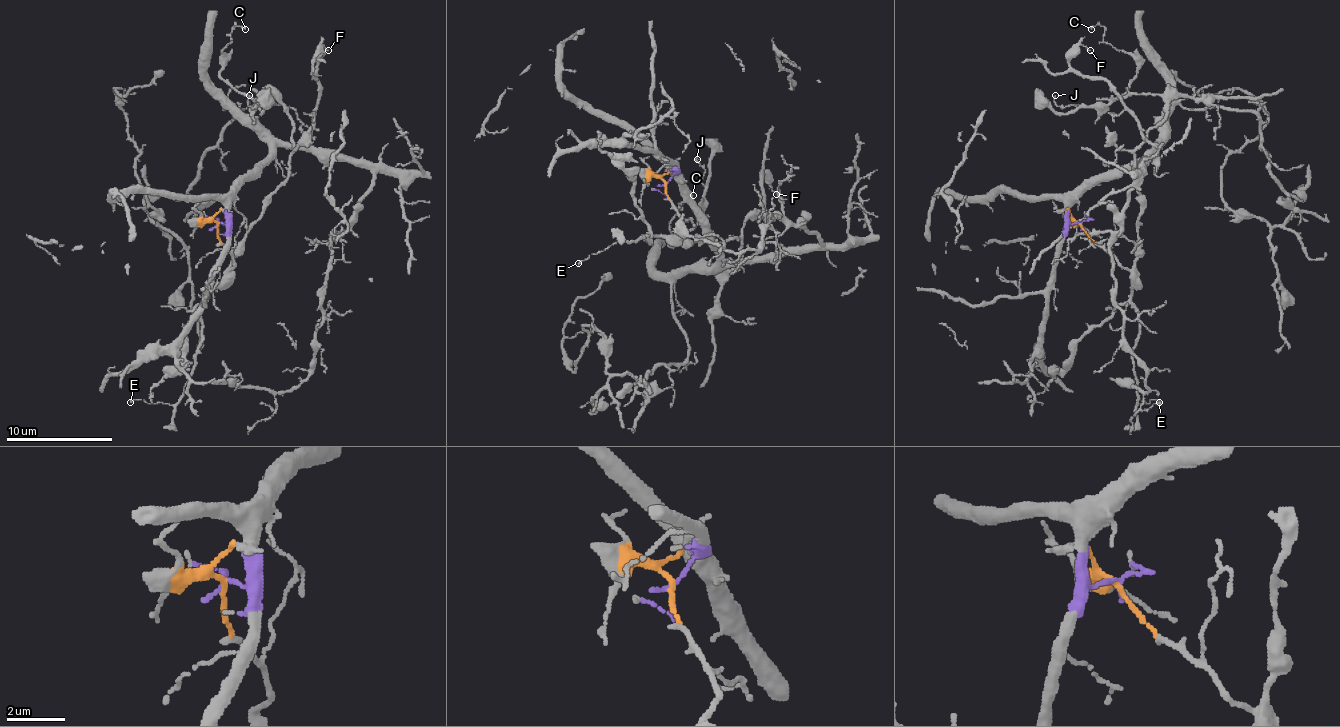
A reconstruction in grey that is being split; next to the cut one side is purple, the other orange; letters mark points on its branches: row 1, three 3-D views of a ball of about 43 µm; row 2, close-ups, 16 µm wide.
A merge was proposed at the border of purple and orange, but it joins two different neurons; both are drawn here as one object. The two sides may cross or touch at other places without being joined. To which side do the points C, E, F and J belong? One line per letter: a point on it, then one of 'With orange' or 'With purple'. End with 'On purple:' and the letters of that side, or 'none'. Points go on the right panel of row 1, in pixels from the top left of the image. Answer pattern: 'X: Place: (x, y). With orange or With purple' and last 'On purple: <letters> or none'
C: Place: (1091, 29). With orange
E: Place: (1159, 402). With orange
F: Place: (1090, 50). With purple
J: Place: (1055, 95). With orange
On purple: F

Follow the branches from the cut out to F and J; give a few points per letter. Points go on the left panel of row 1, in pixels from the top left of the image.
F: (218, 224), (279, 144), (311, 136), (319, 96), (314, 56), (324, 45), (327, 51)
J: (218, 224), (231, 267), (234, 248), (287, 176), (290, 115), (271, 93), (258, 107), (247, 104), (250, 96)

